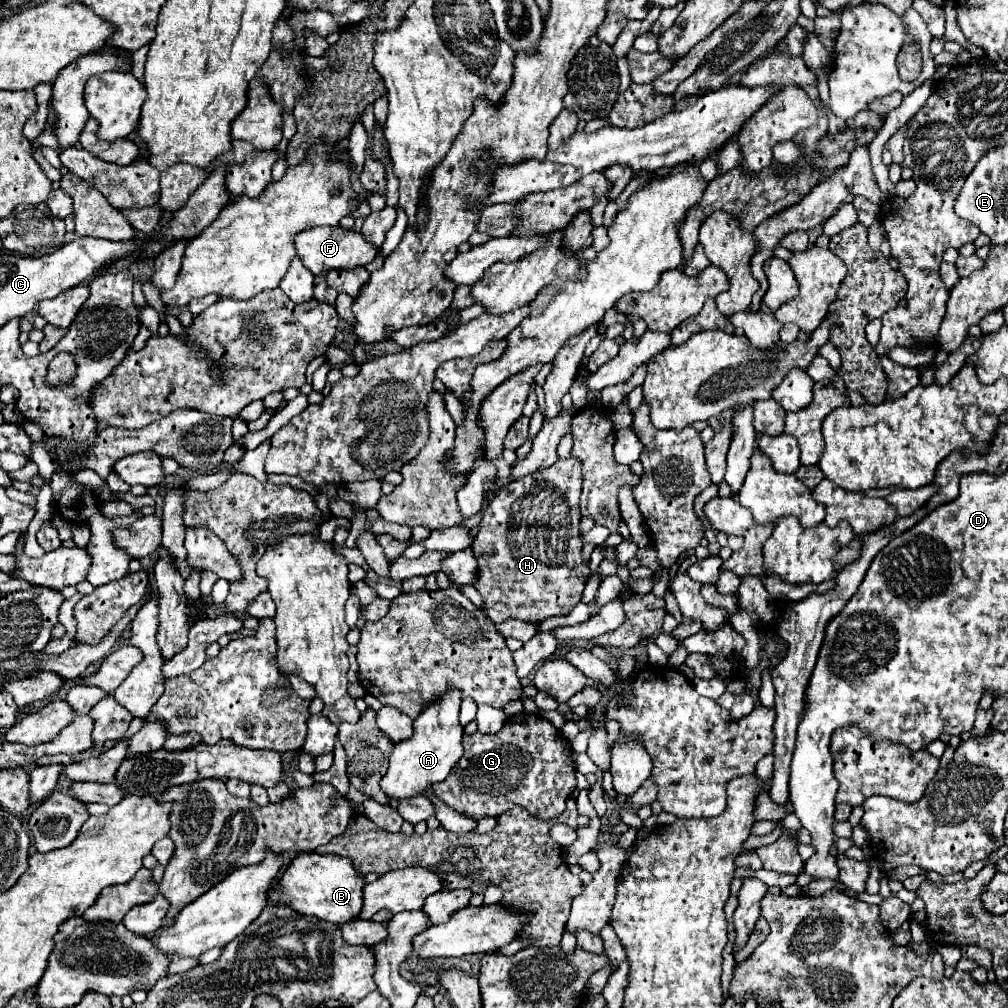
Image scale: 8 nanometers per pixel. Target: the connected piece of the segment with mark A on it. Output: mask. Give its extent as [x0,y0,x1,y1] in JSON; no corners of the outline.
[380,687,464,803]

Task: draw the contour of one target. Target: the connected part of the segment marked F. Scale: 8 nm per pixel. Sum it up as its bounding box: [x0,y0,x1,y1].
[294,227,378,275]

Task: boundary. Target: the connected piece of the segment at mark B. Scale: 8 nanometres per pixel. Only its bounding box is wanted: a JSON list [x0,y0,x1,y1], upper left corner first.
[268,853,366,925]

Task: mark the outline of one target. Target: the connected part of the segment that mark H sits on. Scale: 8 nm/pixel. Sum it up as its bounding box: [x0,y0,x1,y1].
[472,459,590,623]

